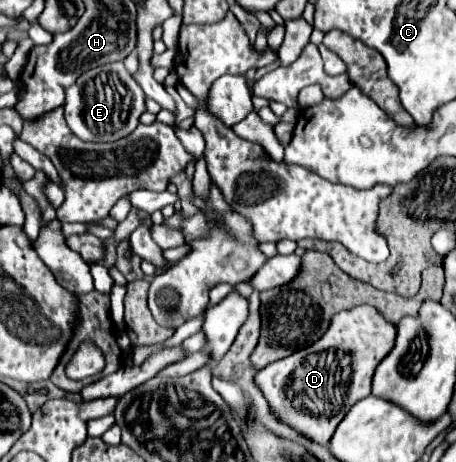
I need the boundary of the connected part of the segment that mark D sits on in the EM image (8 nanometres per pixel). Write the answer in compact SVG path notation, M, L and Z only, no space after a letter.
M358 305L348 311L332 315L328 331L318 341L292 353L290 357L284 357L264 367L256 375L256 383L260 385L262 393L266 395L266 399L270 401L270 405L284 423L302 431L306 437L314 439L316 443L328 445L330 437L334 435L338 423L344 419L348 409L372 393L372 375L376 371L376 365L392 351L394 339L396 339L396 325L388 323L388 319L384 319L376 307Z

